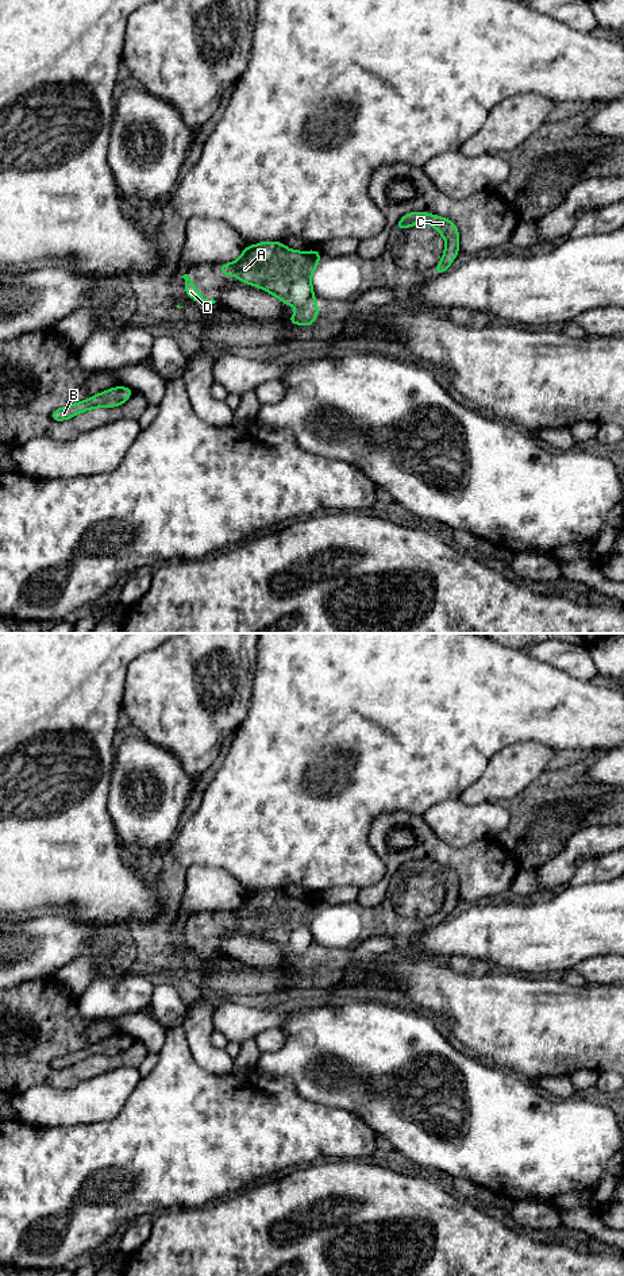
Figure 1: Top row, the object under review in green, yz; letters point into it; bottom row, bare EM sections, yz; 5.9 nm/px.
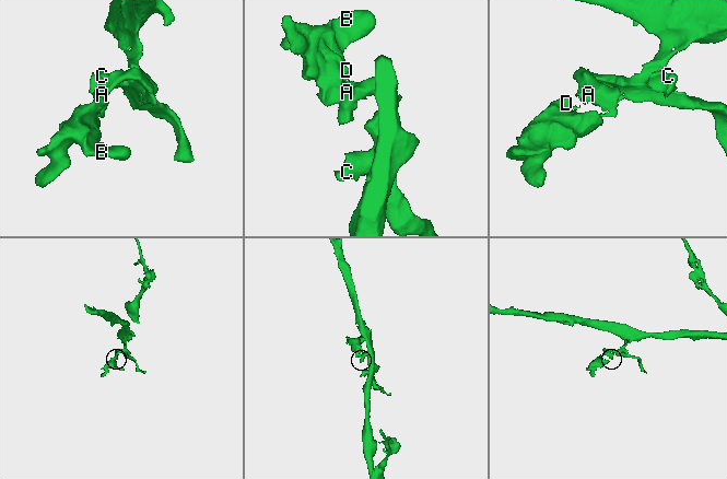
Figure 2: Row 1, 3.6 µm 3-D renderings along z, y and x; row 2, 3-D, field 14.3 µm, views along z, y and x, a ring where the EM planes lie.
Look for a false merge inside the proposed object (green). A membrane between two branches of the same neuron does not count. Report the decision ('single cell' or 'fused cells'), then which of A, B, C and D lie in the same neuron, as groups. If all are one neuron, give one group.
single cell; A B C D

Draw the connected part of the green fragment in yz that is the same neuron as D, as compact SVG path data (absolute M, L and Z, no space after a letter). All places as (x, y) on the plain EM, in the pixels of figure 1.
M184 922L181 926L185 928L184 940L190 948L193 948L193 949L207 949L209 952L216 951L213 947L212 948L204 947L203 942L196 937L196 933L193 932L193 929L189 926L188 922Z

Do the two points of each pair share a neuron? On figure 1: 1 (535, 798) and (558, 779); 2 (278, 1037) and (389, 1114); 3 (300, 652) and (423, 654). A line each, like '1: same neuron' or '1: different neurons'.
1: same neuron
2: different neurons
3: same neuron

